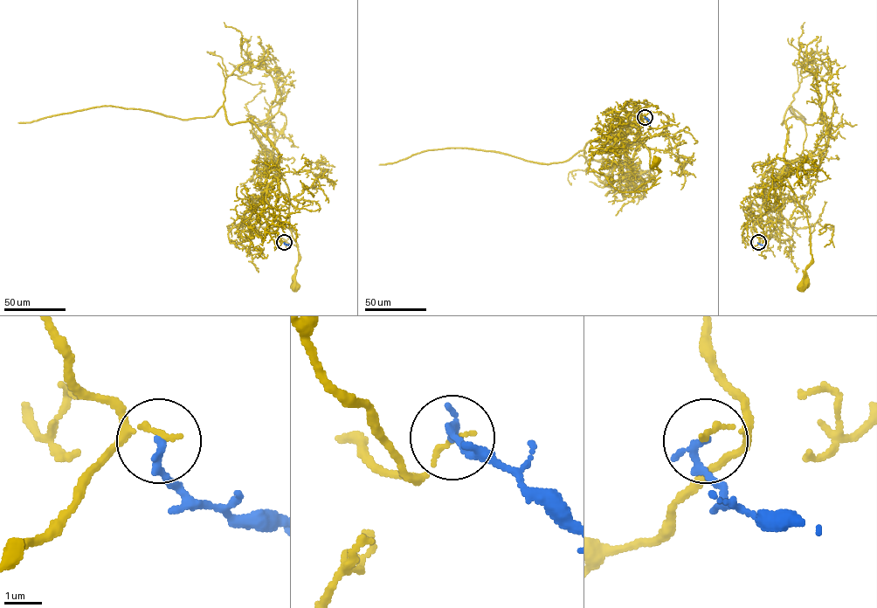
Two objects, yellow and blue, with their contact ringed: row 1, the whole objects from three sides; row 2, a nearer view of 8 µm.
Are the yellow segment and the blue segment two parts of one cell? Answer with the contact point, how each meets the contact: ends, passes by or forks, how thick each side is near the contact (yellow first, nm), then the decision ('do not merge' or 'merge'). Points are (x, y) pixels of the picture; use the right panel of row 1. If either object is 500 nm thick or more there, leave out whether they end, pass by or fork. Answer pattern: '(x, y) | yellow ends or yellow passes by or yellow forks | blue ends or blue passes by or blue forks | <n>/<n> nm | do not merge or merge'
(758, 242) | yellow ends | blue ends | 160/240 nm | do not merge

